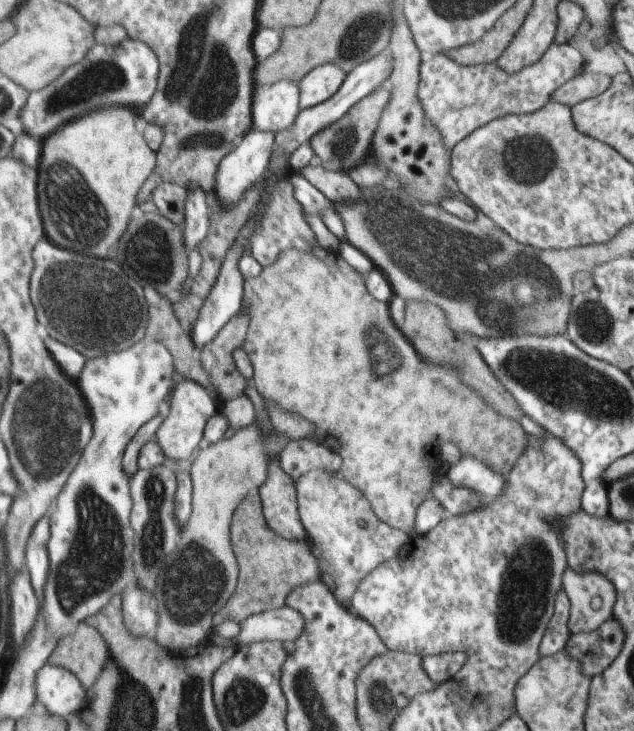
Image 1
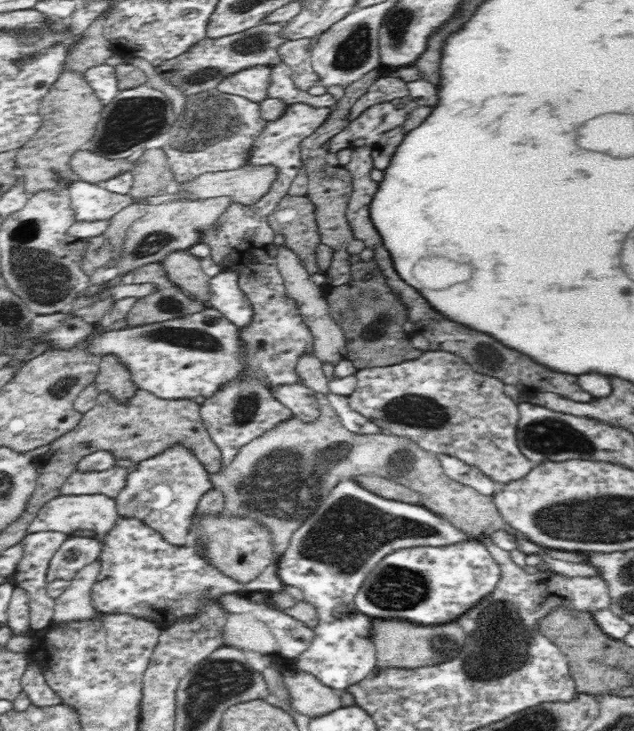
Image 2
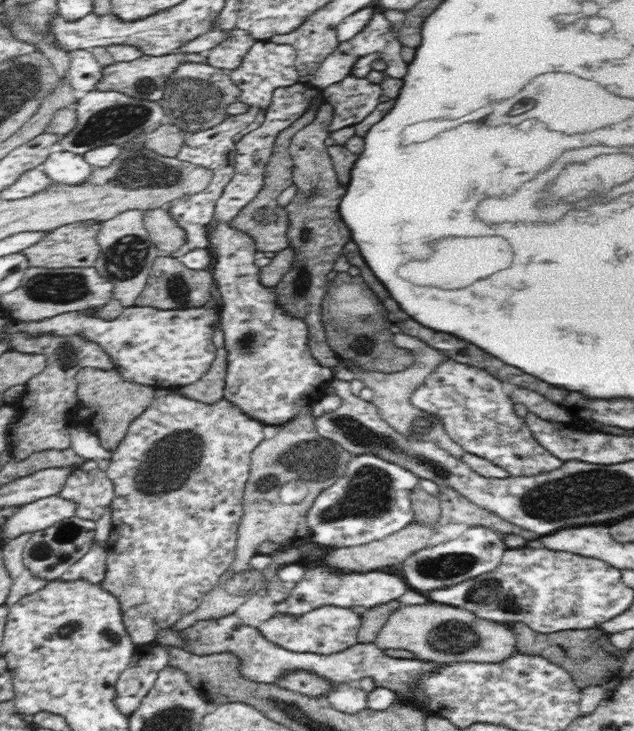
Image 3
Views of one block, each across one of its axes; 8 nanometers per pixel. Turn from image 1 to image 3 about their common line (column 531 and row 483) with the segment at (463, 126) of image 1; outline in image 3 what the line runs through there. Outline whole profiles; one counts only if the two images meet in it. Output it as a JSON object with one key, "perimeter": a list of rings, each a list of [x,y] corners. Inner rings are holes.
{"perimeter":[[[86,460],[80,466],[72,466],[68,482],[58,496],[76,504],[74,516],[98,522],[114,500],[114,484],[108,474],[98,468],[98,460]]]}

